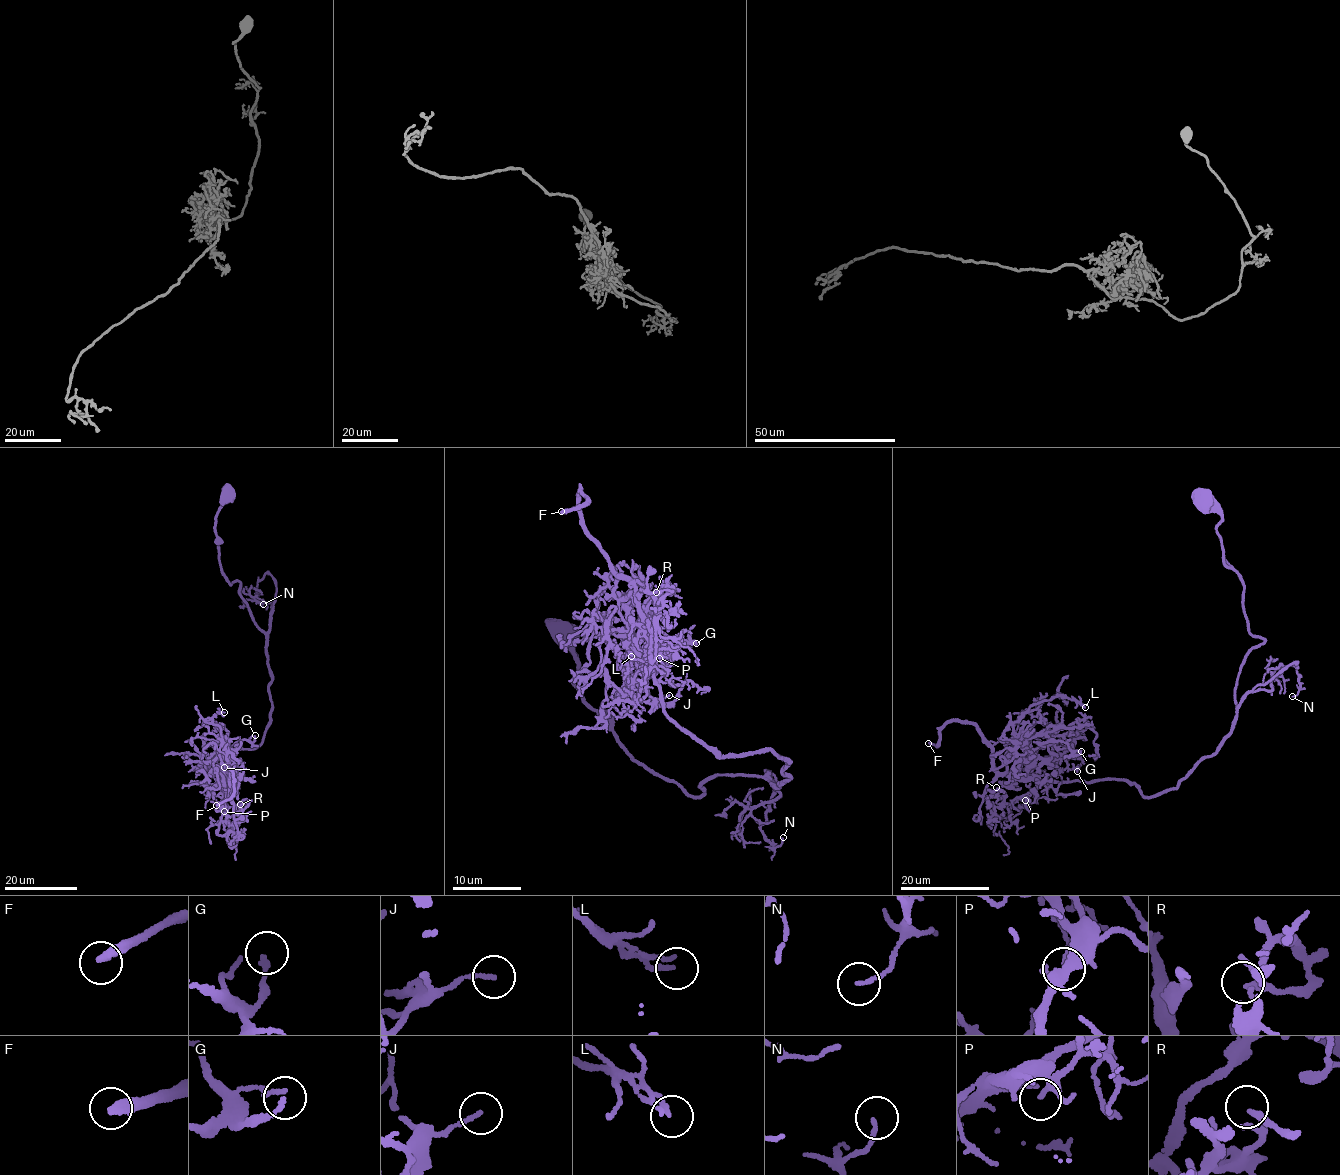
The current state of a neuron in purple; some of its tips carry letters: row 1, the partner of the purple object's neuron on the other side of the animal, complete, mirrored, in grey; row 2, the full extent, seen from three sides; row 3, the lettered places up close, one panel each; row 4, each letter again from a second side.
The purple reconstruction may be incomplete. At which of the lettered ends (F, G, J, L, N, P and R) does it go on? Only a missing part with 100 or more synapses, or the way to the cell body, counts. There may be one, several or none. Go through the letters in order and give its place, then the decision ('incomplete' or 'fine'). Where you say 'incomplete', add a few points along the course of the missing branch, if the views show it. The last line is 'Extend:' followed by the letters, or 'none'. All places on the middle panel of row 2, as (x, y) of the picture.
F: place (561, 511); incomplete
G: place (696, 643); fine
J: place (669, 695); fine
L: place (631, 656); fine
N: place (783, 837); fine
P: place (659, 658); fine
R: place (656, 592); fine
Extend: F

